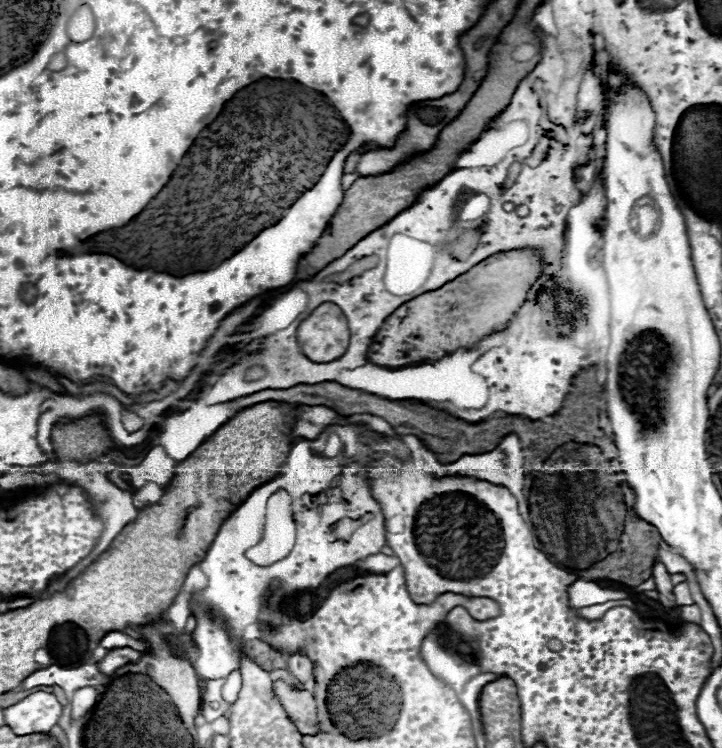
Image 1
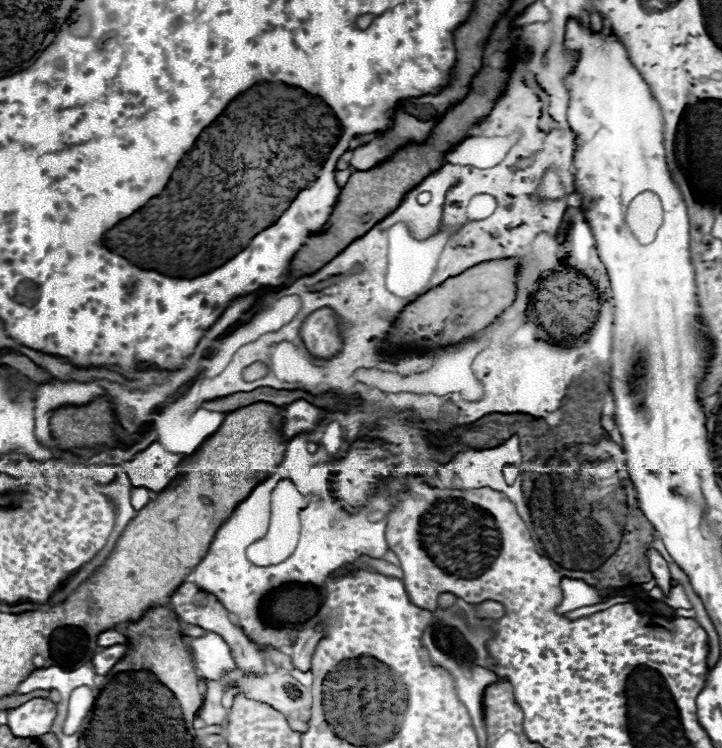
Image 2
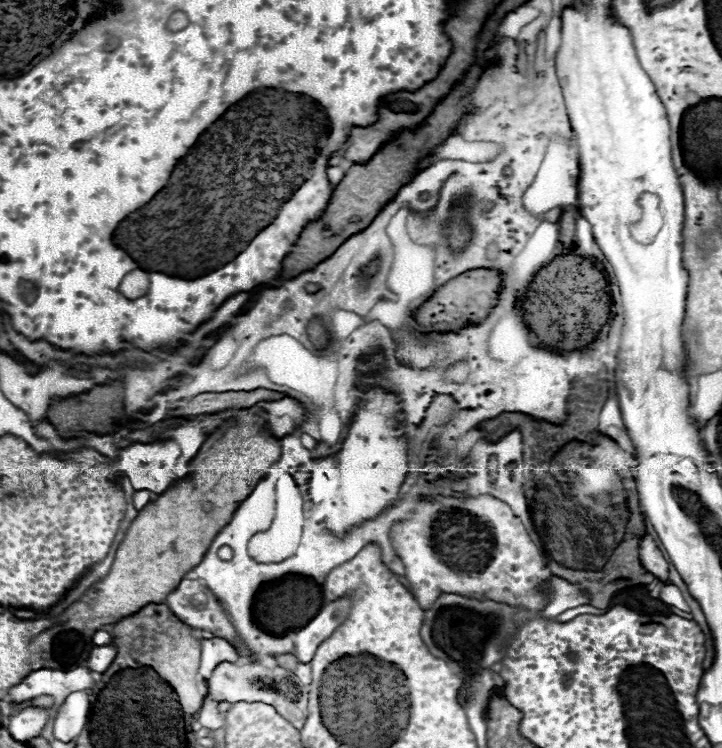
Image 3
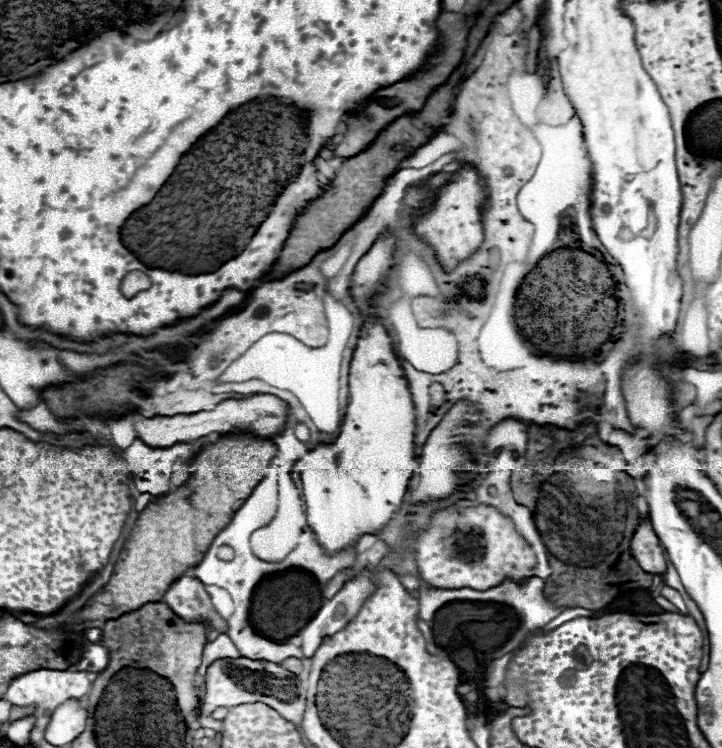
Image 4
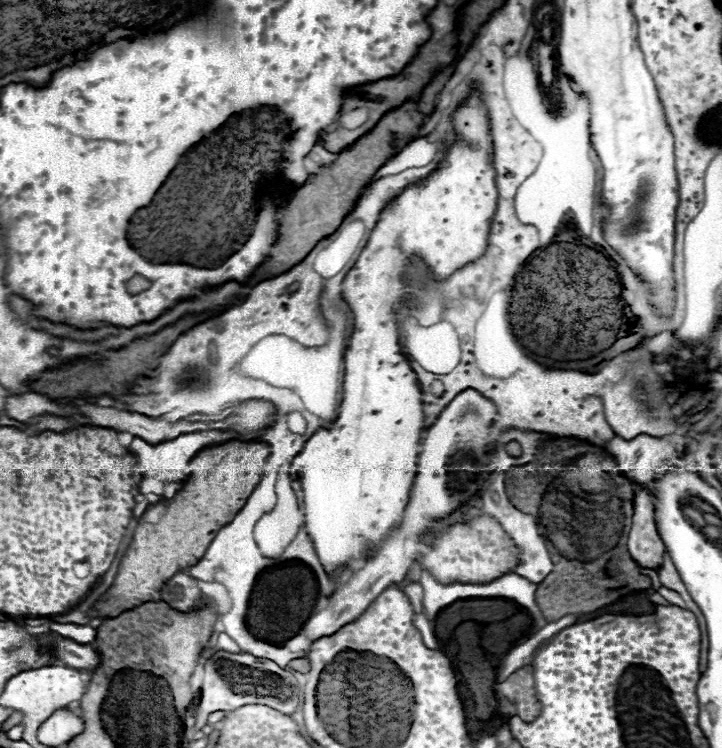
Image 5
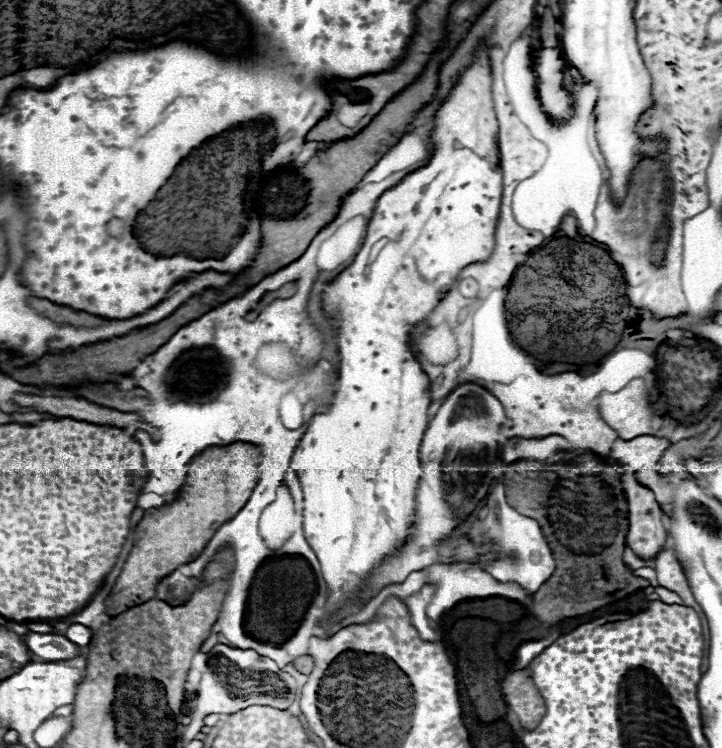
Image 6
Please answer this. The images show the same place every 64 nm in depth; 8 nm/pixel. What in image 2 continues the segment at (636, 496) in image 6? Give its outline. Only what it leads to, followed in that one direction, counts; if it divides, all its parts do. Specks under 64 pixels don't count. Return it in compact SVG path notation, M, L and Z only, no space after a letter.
M648 548L646 552L646 558L648 558L648 566L650 566L650 572L654 576L654 580L658 582L658 586L664 590L664 594L670 590L672 586L672 578L670 578L670 572L668 572L668 564L666 560L660 556L660 552L656 548Z

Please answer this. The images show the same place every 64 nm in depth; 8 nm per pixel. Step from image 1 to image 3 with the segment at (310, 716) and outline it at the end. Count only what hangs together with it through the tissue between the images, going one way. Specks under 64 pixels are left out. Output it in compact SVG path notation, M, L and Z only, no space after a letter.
M222 662L214 668L212 676L208 678L208 694L220 702L264 702L278 710L280 716L288 718L296 730L300 730L308 716L308 690L306 686L288 670L264 668L262 664L238 664L238 662Z

